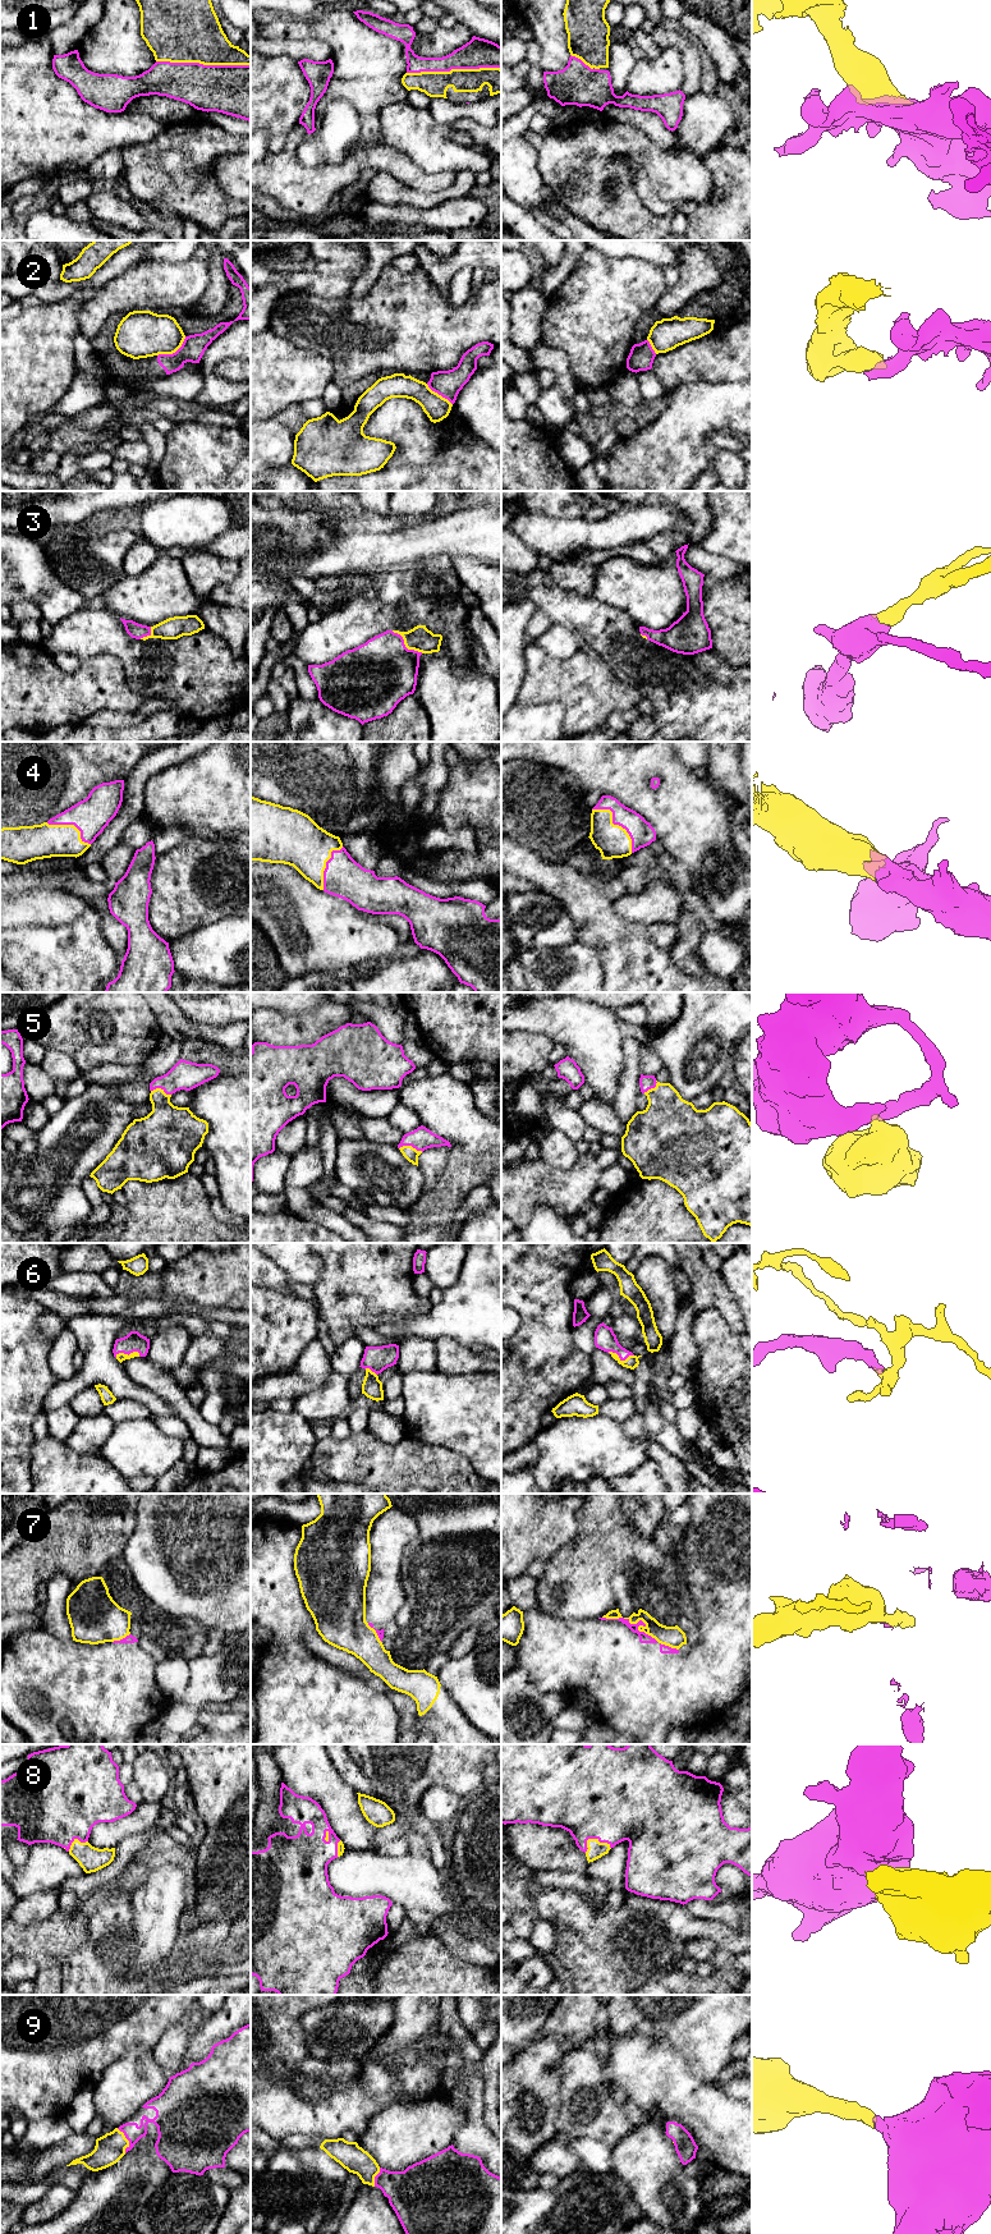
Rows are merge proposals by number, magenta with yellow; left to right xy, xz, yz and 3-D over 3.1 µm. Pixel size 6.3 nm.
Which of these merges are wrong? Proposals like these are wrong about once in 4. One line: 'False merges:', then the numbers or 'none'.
False merges: 2, 7

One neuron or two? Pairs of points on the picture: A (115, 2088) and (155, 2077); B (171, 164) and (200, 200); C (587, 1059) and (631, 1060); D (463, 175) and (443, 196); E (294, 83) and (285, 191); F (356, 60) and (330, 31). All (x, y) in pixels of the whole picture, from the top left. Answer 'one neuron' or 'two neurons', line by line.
A: one neuron
B: one neuron
C: two neurons
D: one neuron
E: two neurons
F: one neuron

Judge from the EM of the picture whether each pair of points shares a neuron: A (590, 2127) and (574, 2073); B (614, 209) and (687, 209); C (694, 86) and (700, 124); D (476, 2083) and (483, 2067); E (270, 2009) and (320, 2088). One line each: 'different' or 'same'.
A: same
B: different
C: different
D: different
E: different

